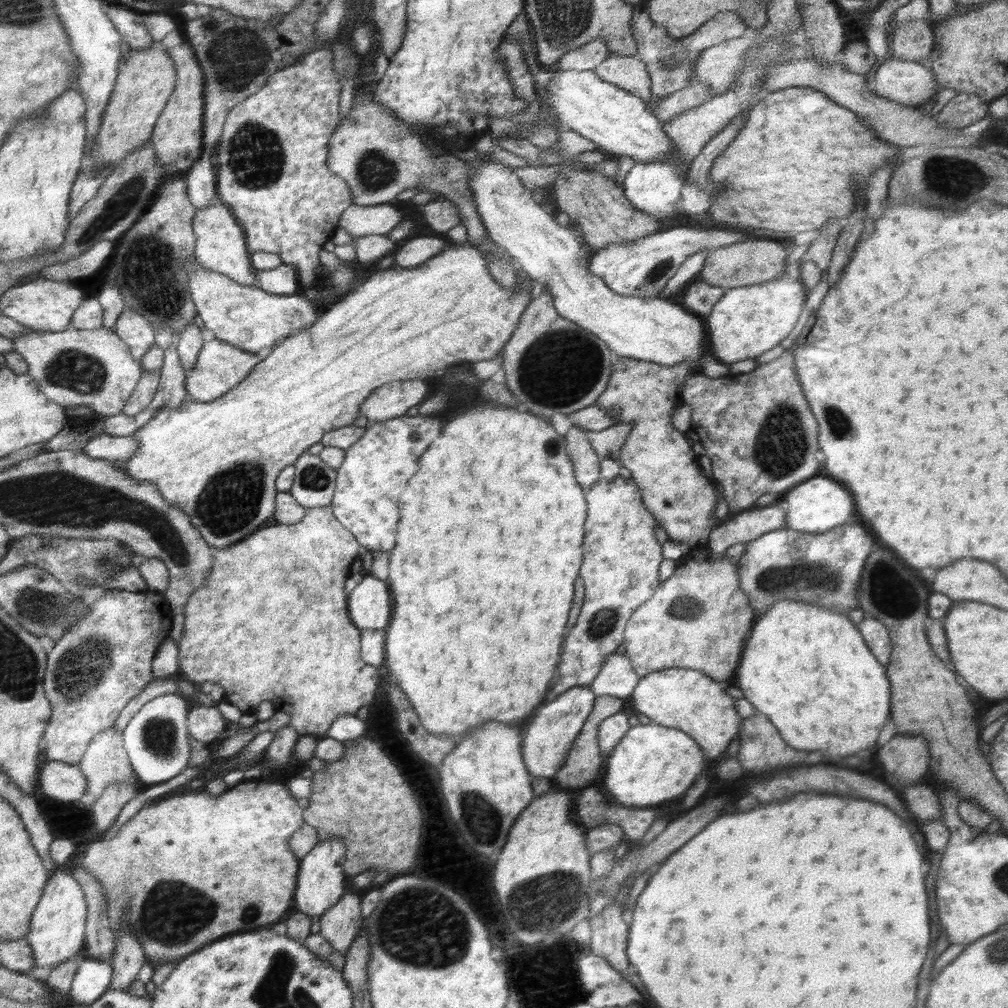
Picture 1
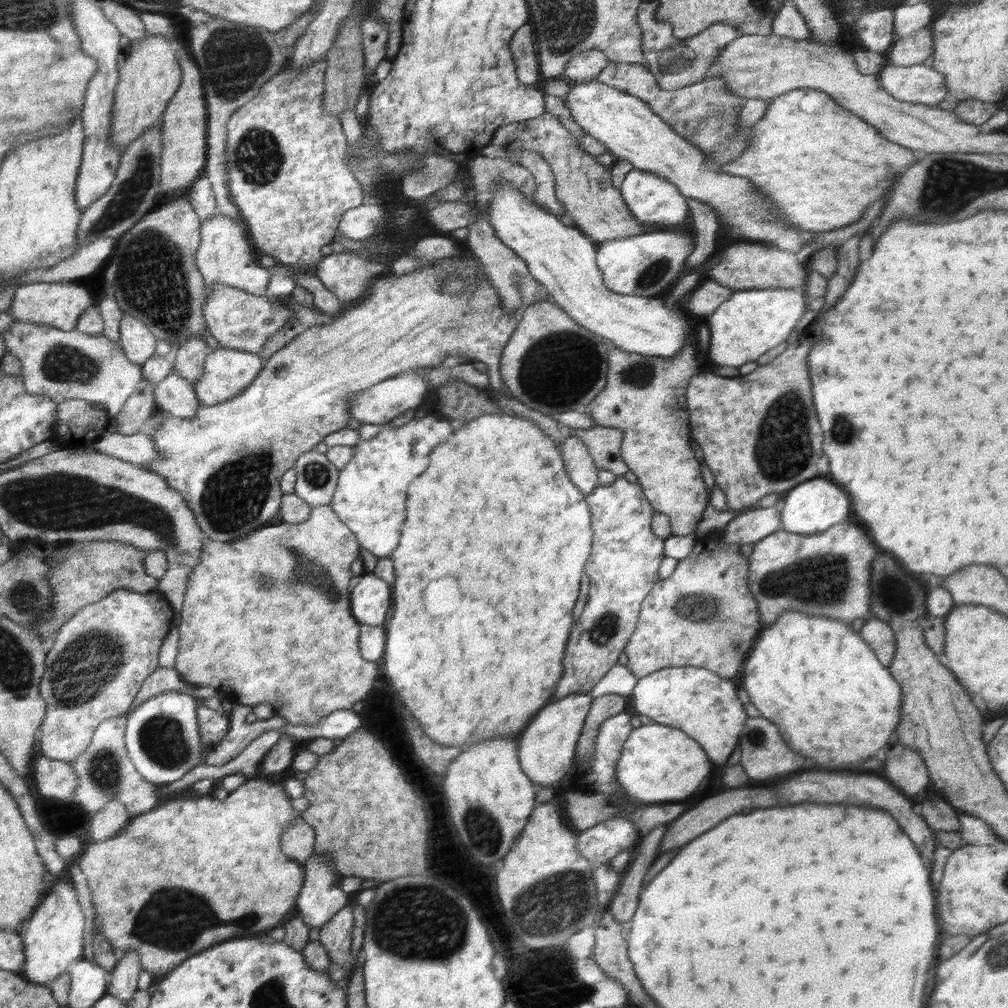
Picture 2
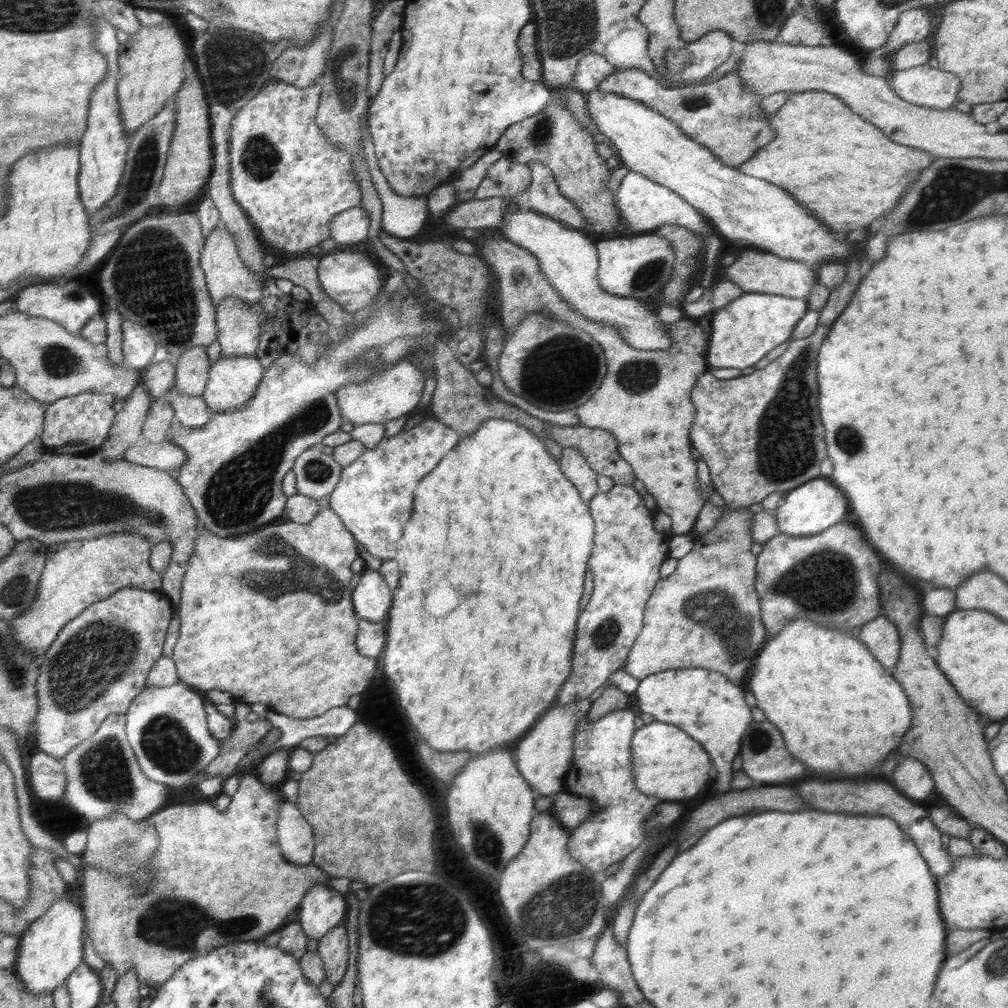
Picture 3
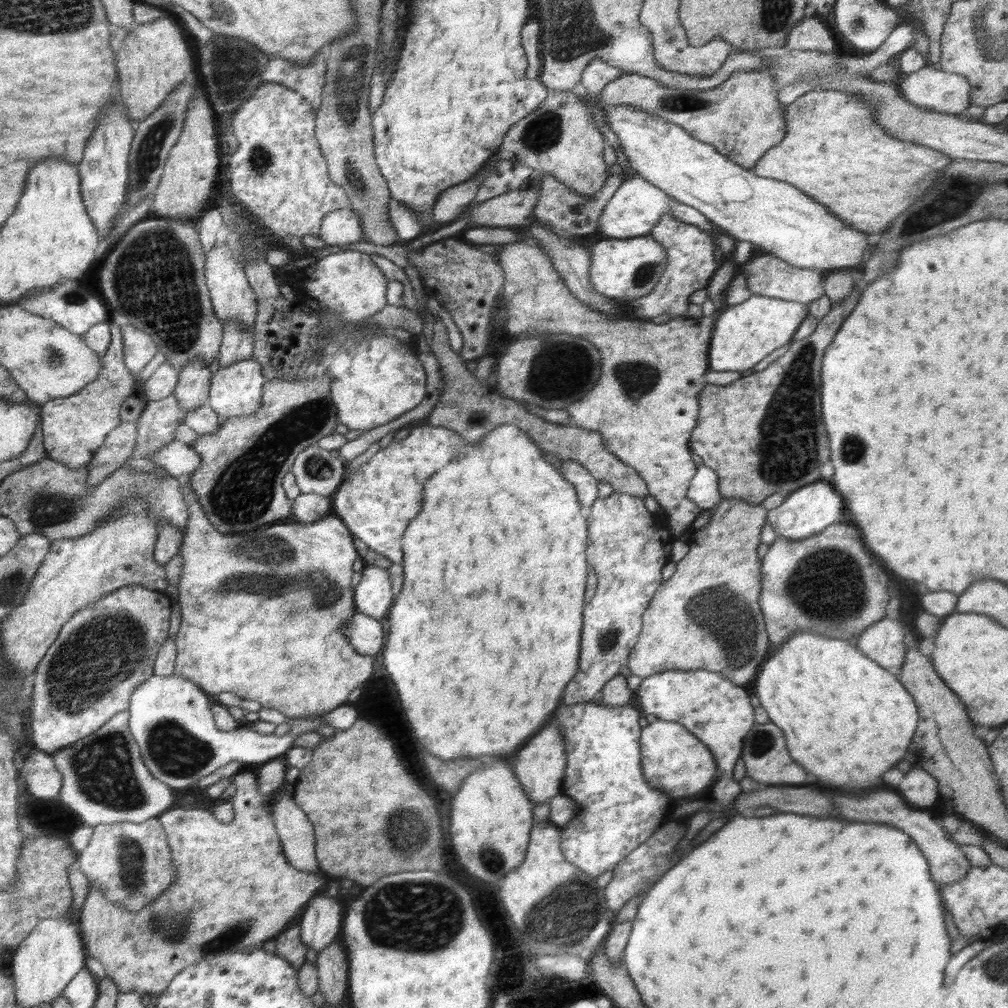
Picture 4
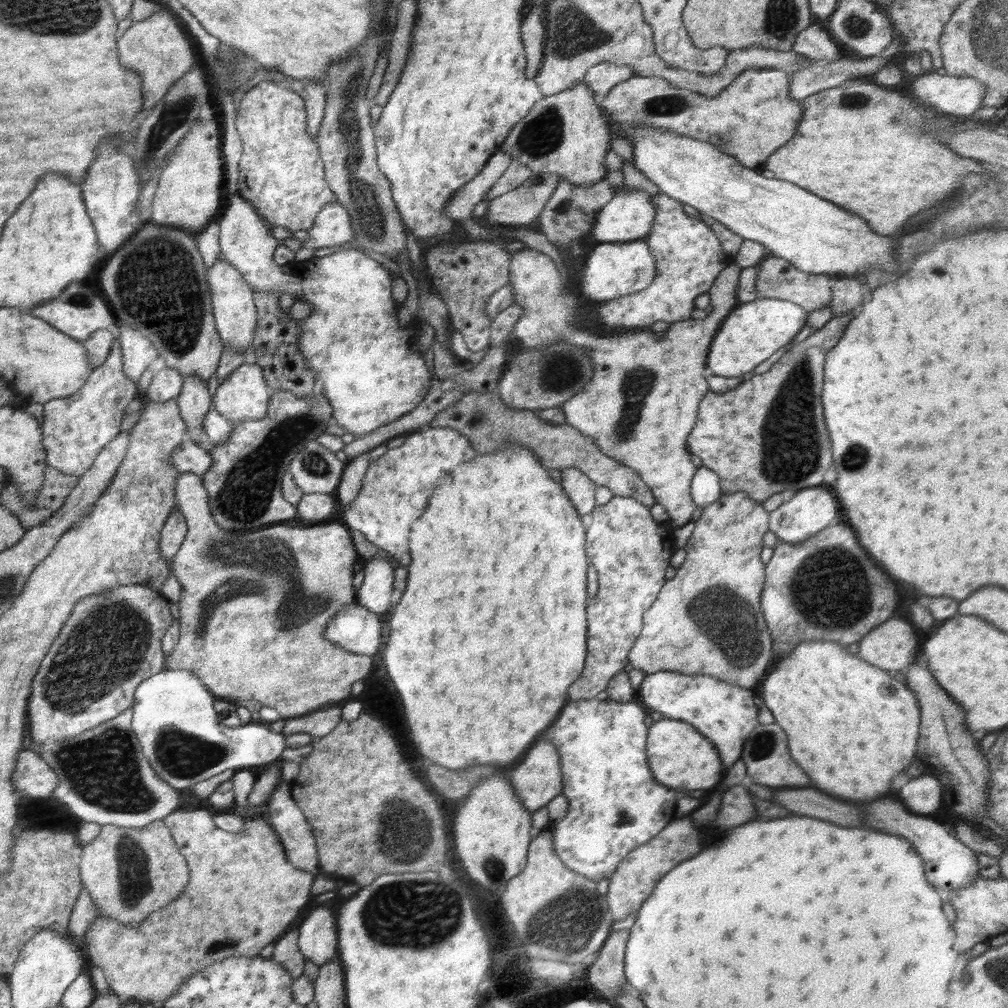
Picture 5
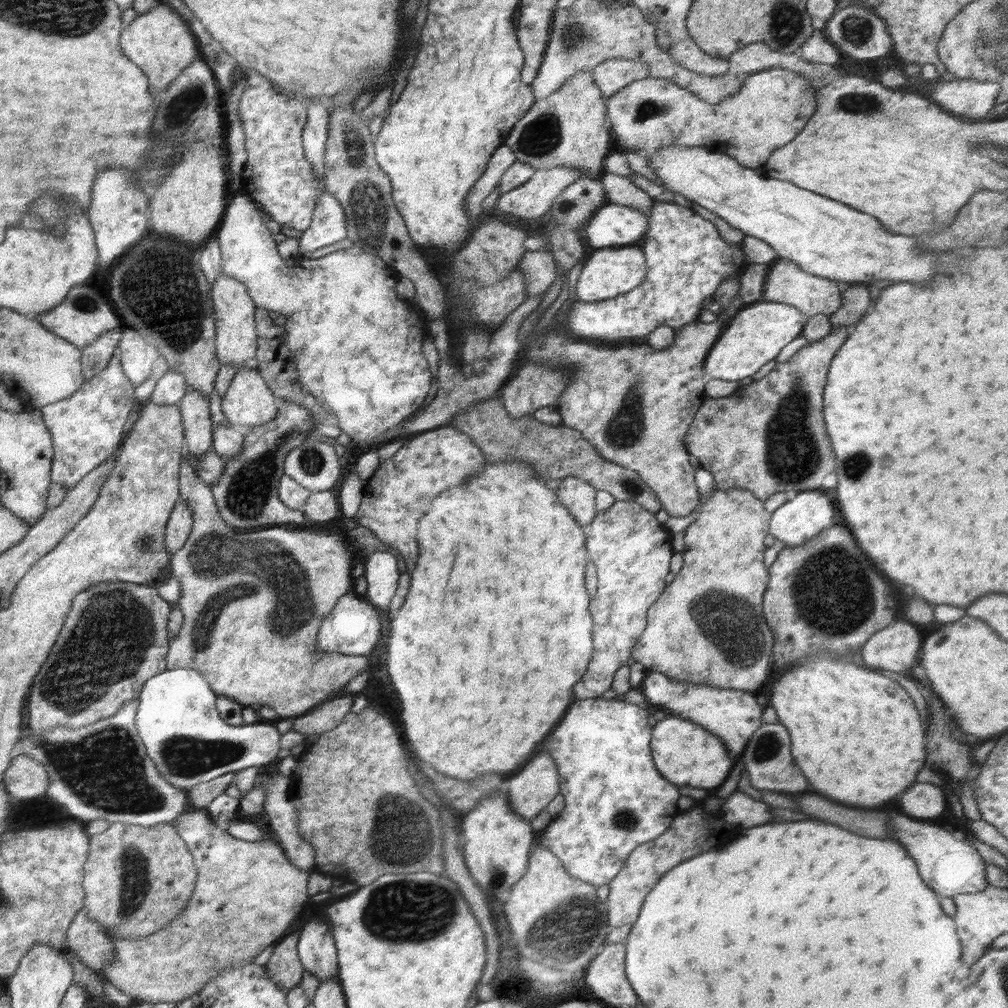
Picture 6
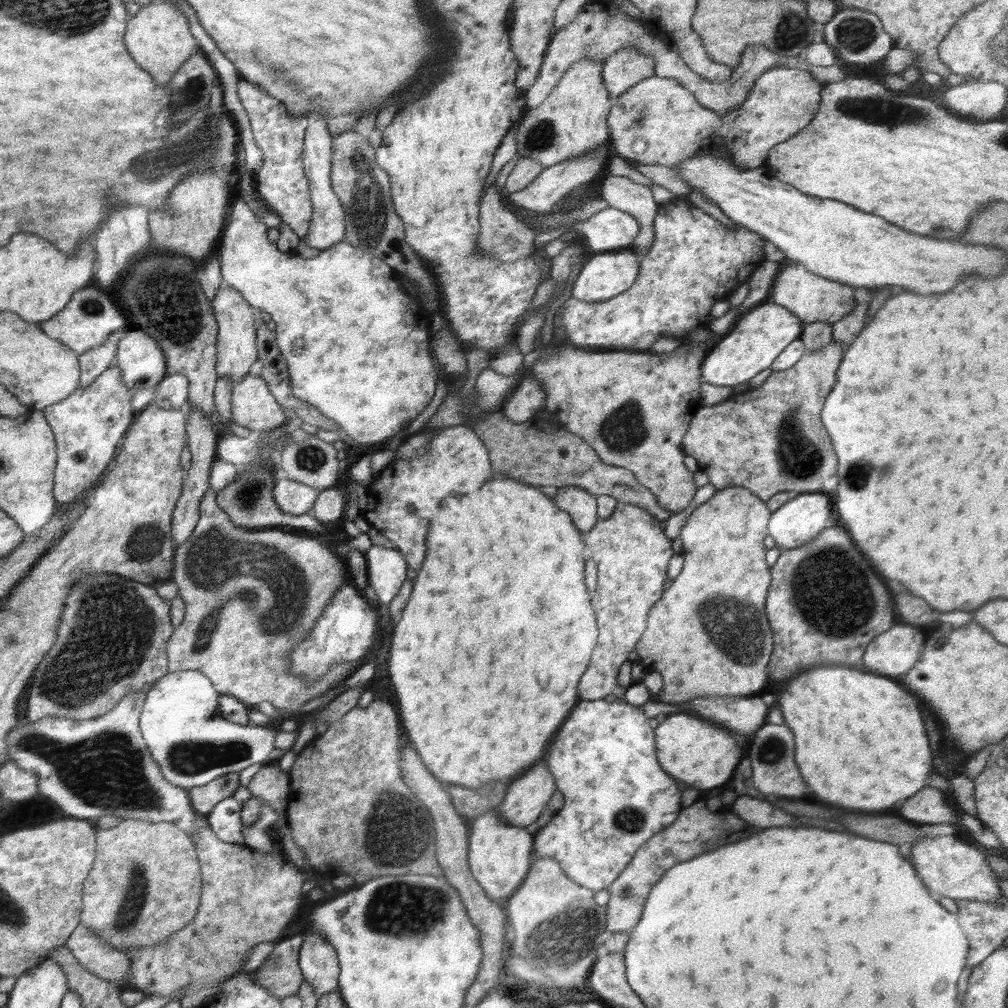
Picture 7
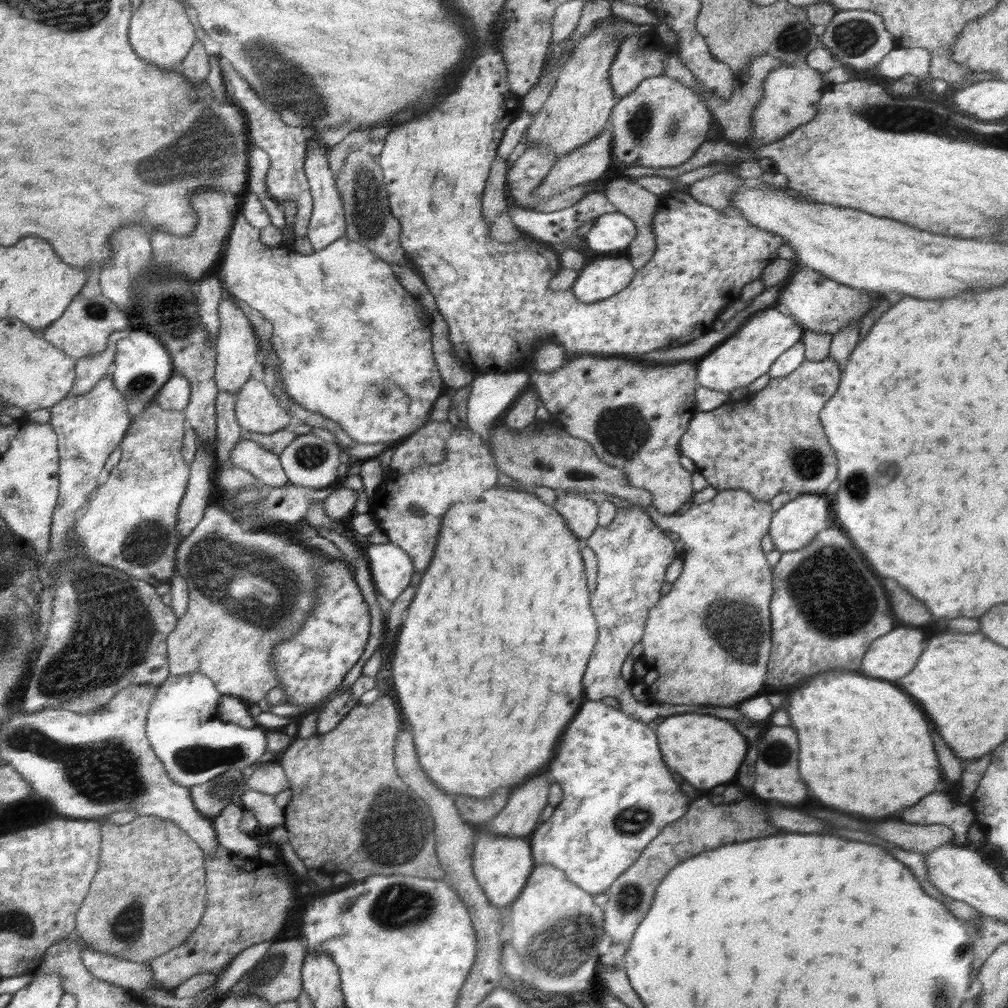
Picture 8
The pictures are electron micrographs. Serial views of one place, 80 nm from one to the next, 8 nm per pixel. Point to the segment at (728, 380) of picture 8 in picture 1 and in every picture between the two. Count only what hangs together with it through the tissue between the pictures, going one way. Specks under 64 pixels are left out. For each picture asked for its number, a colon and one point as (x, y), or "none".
1: (747, 321)
2: (751, 322)
3: (742, 332)
4: (743, 334)
5: (752, 332)
6: (756, 333)
7: (756, 338)

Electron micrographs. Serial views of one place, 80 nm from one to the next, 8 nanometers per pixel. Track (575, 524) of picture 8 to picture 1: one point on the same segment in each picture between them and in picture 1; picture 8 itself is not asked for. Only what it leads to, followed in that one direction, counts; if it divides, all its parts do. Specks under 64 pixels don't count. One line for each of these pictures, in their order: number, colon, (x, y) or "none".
1: (586, 463)
2: (580, 466)
3: (575, 468)
4: (581, 479)
5: (580, 490)
6: (577, 495)
7: (582, 506)

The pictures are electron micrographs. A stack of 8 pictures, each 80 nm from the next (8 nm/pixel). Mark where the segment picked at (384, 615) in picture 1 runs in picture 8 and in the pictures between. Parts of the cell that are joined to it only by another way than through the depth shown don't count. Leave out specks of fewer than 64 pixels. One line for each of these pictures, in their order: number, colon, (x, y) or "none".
2: (370, 599)
3: (372, 598)
4: (373, 597)
5: (375, 592)
6: (381, 571)
7: (386, 569)
8: (391, 569)

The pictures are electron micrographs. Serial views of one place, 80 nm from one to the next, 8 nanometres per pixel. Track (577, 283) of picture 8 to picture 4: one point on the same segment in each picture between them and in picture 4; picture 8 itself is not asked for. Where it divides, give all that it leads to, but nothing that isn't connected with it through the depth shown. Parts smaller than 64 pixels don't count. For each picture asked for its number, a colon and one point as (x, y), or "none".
4: (621, 269)
5: (612, 270)
6: (608, 272)
7: (607, 274)

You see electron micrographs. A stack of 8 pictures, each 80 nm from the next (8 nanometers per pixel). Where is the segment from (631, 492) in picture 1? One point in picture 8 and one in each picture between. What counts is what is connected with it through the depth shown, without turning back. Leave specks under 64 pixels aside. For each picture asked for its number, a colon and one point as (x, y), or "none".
2: (623, 566)
3: (627, 552)
4: (628, 553)
5: (630, 551)
6: (631, 549)
7: (631, 552)
8: (633, 553)

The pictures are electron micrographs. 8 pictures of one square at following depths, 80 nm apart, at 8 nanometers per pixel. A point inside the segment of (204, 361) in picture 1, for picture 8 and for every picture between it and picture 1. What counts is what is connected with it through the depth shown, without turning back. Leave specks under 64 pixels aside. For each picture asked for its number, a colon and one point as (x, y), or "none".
2: (227, 372)
3: (232, 381)
4: (237, 389)
5: (246, 395)
6: (248, 402)
7: (253, 406)
8: (257, 410)

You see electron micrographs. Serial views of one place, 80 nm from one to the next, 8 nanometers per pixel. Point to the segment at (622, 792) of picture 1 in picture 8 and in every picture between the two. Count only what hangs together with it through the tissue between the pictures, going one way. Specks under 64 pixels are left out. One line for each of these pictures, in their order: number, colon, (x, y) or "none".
2: (659, 764)
3: (666, 761)
4: (674, 761)
5: (678, 756)
6: (684, 753)
7: (689, 748)
8: (705, 750)

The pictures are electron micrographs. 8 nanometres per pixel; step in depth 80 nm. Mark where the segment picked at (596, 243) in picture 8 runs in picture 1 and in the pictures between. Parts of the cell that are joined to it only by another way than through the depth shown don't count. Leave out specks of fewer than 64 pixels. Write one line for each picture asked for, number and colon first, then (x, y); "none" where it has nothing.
1: (655, 188)
2: (654, 201)
3: (643, 205)
4: (637, 206)
5: (628, 216)
6: (612, 225)
7: (610, 229)

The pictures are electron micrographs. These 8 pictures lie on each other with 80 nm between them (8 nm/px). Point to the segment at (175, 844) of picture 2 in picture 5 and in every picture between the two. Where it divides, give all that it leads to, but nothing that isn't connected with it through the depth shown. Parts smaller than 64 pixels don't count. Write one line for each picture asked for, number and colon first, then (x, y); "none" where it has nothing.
3: (221, 879)
4: (234, 889)
5: (242, 893)

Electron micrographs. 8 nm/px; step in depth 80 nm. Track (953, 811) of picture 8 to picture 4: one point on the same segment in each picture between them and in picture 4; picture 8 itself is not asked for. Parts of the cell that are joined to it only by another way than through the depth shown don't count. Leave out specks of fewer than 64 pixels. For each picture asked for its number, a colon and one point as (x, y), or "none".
4: (919, 788)
5: (922, 795)
6: (924, 801)
7: (928, 806)

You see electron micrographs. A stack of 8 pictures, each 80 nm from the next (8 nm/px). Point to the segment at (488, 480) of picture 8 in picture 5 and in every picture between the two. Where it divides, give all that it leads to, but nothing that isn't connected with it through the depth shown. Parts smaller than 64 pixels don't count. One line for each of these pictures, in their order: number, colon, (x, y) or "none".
5: (386, 506)
6: (437, 459)
7: (403, 497)

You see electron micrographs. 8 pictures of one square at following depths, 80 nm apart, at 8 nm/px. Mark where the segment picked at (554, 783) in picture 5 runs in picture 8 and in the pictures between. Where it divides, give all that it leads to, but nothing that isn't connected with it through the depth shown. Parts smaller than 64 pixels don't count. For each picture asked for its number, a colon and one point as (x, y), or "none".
6: (532, 788)
7: (526, 798)
8: (521, 814)

